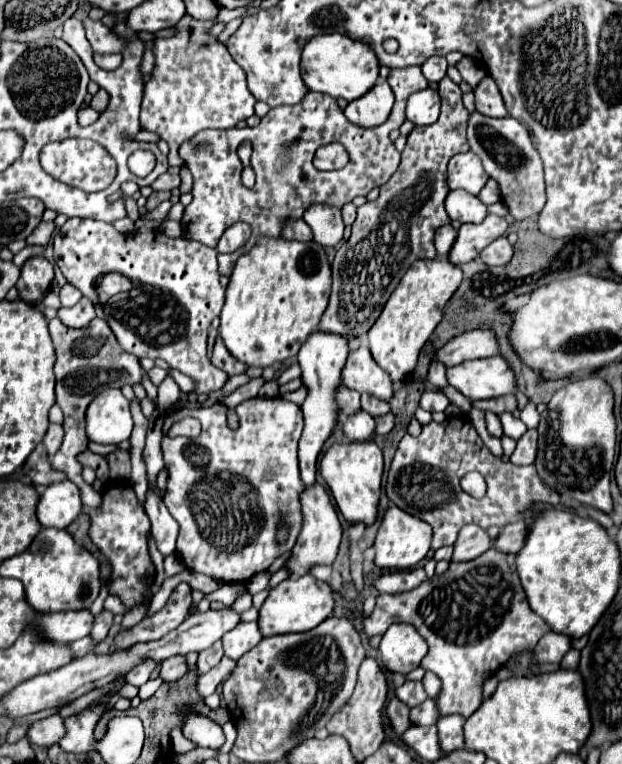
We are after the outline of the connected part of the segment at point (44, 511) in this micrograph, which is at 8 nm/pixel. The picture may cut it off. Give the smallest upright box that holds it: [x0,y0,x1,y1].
[37,480,81,528]

